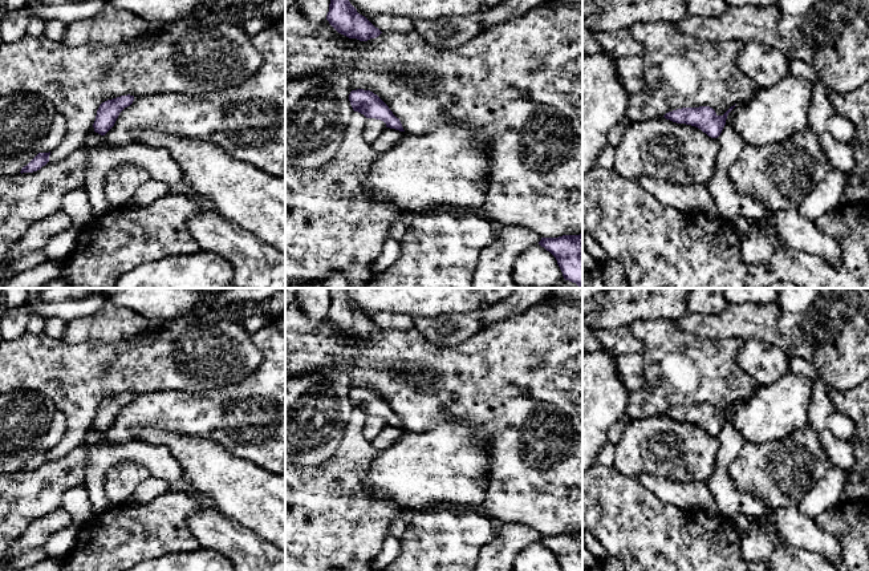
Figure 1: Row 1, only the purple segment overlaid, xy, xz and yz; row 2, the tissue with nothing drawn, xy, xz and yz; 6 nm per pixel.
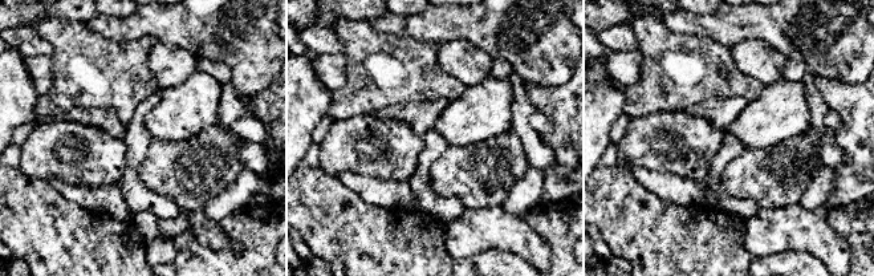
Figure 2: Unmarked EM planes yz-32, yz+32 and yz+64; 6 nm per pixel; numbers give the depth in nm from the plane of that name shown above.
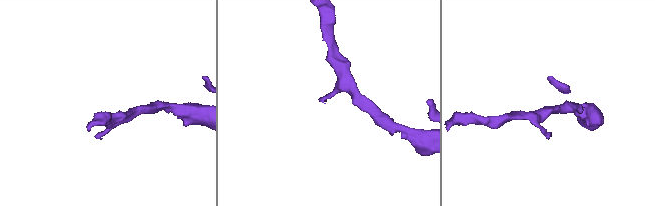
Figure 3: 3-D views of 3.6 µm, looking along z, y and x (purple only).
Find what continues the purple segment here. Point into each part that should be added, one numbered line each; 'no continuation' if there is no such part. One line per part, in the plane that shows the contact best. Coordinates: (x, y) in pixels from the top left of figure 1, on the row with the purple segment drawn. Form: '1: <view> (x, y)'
no continuation

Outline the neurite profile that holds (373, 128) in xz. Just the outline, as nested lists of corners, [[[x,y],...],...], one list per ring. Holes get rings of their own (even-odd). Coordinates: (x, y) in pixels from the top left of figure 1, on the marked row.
[[[368,118],[364,127],[364,139],[373,143],[386,129],[386,123],[381,120]]]

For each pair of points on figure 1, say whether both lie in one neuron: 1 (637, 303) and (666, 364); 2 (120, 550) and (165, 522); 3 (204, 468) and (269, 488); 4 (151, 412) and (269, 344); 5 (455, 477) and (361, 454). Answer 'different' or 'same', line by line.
1: different
2: same
3: same
4: same
5: different

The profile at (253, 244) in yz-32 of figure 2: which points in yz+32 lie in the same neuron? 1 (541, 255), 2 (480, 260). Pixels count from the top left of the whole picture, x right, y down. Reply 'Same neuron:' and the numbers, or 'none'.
Same neuron: 2

